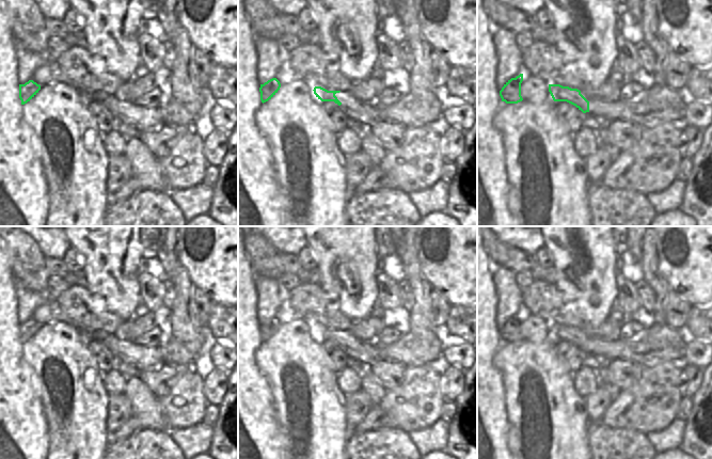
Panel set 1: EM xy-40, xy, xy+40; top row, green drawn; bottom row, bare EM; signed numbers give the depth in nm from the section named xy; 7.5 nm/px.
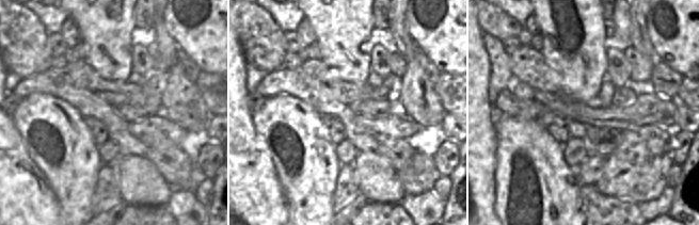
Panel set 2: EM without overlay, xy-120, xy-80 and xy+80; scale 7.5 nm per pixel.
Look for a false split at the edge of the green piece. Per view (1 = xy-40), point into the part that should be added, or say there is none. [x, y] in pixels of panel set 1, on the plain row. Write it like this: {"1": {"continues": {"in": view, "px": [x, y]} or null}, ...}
{"1": {"continues": null}}

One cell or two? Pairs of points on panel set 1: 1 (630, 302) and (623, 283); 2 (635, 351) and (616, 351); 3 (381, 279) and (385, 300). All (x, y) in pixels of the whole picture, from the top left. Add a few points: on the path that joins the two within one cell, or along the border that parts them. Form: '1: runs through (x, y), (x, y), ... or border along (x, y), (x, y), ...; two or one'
1: runs through (628, 298), (625, 287); one
2: runs through (631, 351), (620, 351); one
3: runs through (386, 284), (391, 295); one

